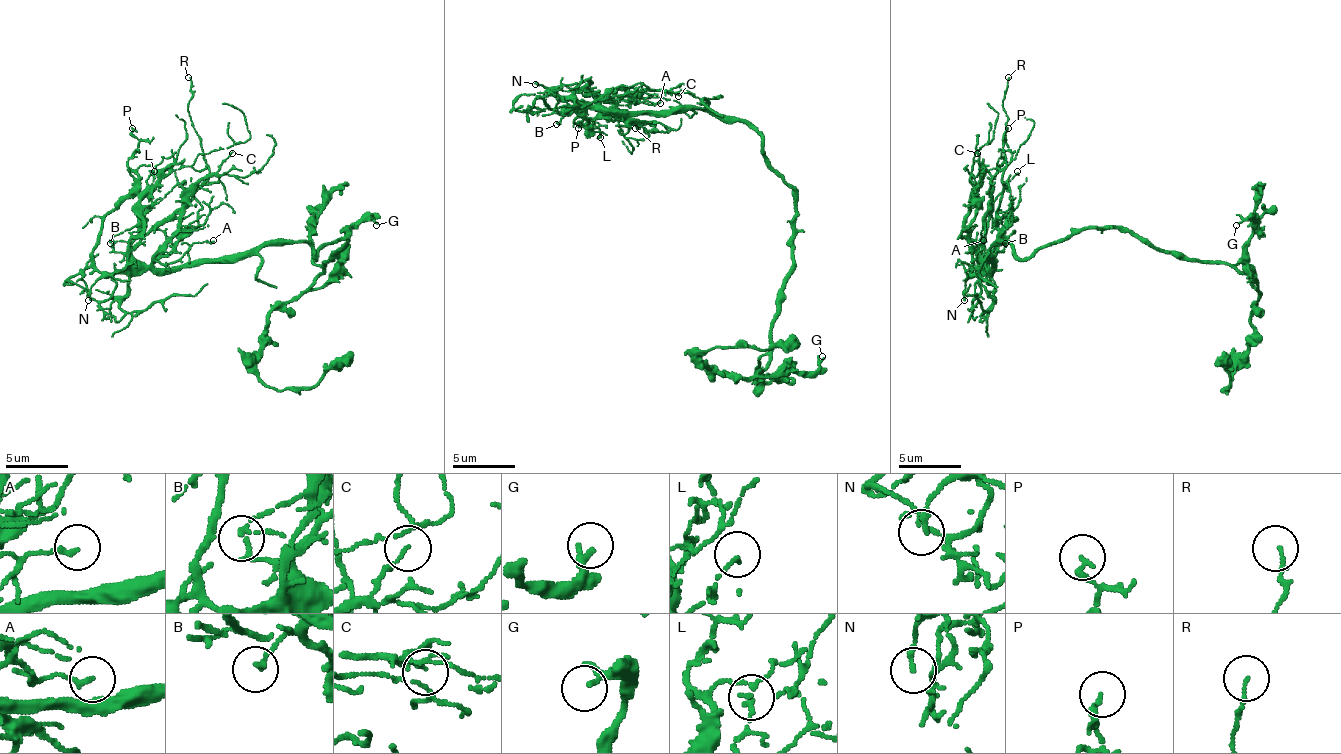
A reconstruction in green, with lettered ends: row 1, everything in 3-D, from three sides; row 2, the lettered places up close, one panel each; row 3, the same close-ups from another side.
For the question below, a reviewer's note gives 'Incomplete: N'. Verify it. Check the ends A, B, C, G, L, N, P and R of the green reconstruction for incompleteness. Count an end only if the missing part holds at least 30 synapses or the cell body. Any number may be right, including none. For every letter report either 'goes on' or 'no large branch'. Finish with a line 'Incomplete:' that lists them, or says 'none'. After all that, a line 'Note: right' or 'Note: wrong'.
A: no large branch
B: no large branch
C: no large branch
G: no large branch
L: no large branch
N: no large branch
P: no large branch
R: no large branch
Incomplete: none
Note: wrong

